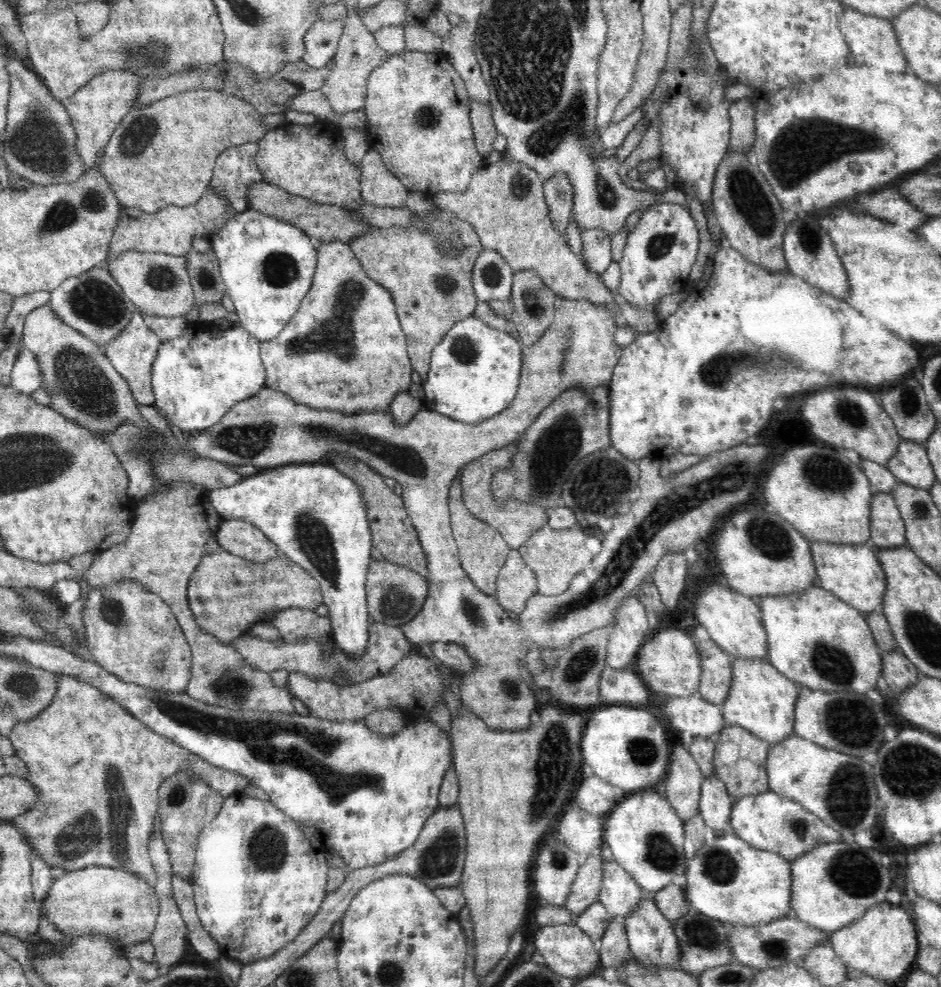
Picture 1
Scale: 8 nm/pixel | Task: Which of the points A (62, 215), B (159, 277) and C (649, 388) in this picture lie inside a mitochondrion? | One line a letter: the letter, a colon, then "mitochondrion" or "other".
A: mitochondrion
B: mitochondrion
C: other

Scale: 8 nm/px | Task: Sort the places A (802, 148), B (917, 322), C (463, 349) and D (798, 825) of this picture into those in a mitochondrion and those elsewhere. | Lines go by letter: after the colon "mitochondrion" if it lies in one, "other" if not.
A: mitochondrion
B: other
C: mitochondrion
D: mitochondrion

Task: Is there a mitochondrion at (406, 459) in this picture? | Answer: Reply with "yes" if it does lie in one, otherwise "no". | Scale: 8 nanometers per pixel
yes

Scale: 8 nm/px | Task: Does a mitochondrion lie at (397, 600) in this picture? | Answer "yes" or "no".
yes

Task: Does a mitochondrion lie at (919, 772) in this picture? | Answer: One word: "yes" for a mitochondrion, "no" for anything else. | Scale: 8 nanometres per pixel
yes

